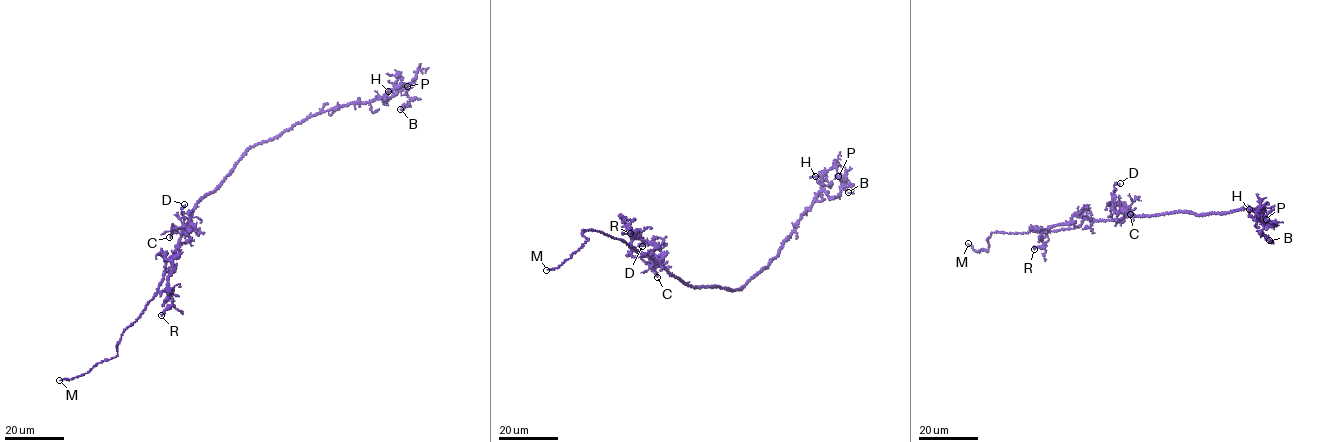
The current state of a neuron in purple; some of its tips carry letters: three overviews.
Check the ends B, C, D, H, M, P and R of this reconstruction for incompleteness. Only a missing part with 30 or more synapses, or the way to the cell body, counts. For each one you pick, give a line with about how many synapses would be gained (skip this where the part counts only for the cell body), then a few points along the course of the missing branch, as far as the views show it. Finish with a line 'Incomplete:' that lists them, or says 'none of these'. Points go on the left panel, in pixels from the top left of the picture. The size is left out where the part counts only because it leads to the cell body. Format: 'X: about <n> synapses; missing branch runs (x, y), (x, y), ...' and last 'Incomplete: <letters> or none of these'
M: missing branch runs (59, 380), (46, 375)
Incomplete: M

